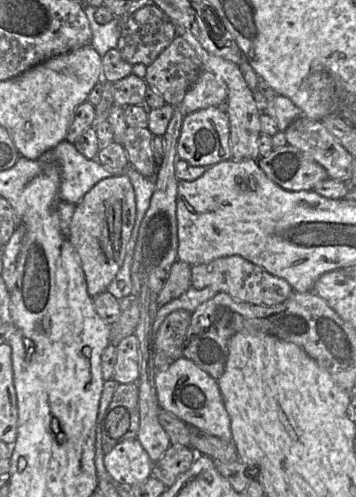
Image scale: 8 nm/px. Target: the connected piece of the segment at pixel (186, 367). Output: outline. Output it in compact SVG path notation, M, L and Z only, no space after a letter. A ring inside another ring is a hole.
M182 357L155 376L158 401L162 409L174 414L189 426L195 426L225 441L232 441L231 422L217 383L193 361Z

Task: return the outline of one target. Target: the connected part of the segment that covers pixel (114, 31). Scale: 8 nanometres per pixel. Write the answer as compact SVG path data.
M87 5L84 12L92 31L91 46L103 57L107 51L116 48L123 24L129 17L125 13L123 16L114 17L107 24L99 24L94 16L96 10L97 8Z

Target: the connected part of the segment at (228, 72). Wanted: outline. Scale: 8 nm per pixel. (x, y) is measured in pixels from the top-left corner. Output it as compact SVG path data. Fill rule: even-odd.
M176 26L176 32L179 36L184 38L193 48L193 50L199 57L203 68L205 70L213 72L227 86L227 116L229 119L230 147L232 158L236 160L253 159L257 161L260 157L258 139L259 135L261 134L259 121L259 116L261 112L259 112L259 108L253 94L247 87L239 66L228 60L207 52L202 47L200 42L185 27Z

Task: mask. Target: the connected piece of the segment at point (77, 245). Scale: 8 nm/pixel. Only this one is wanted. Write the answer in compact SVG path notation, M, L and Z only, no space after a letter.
M124 173L100 180L76 205L68 239L81 262L91 297L107 291L124 263L135 218L135 194L129 177Z

